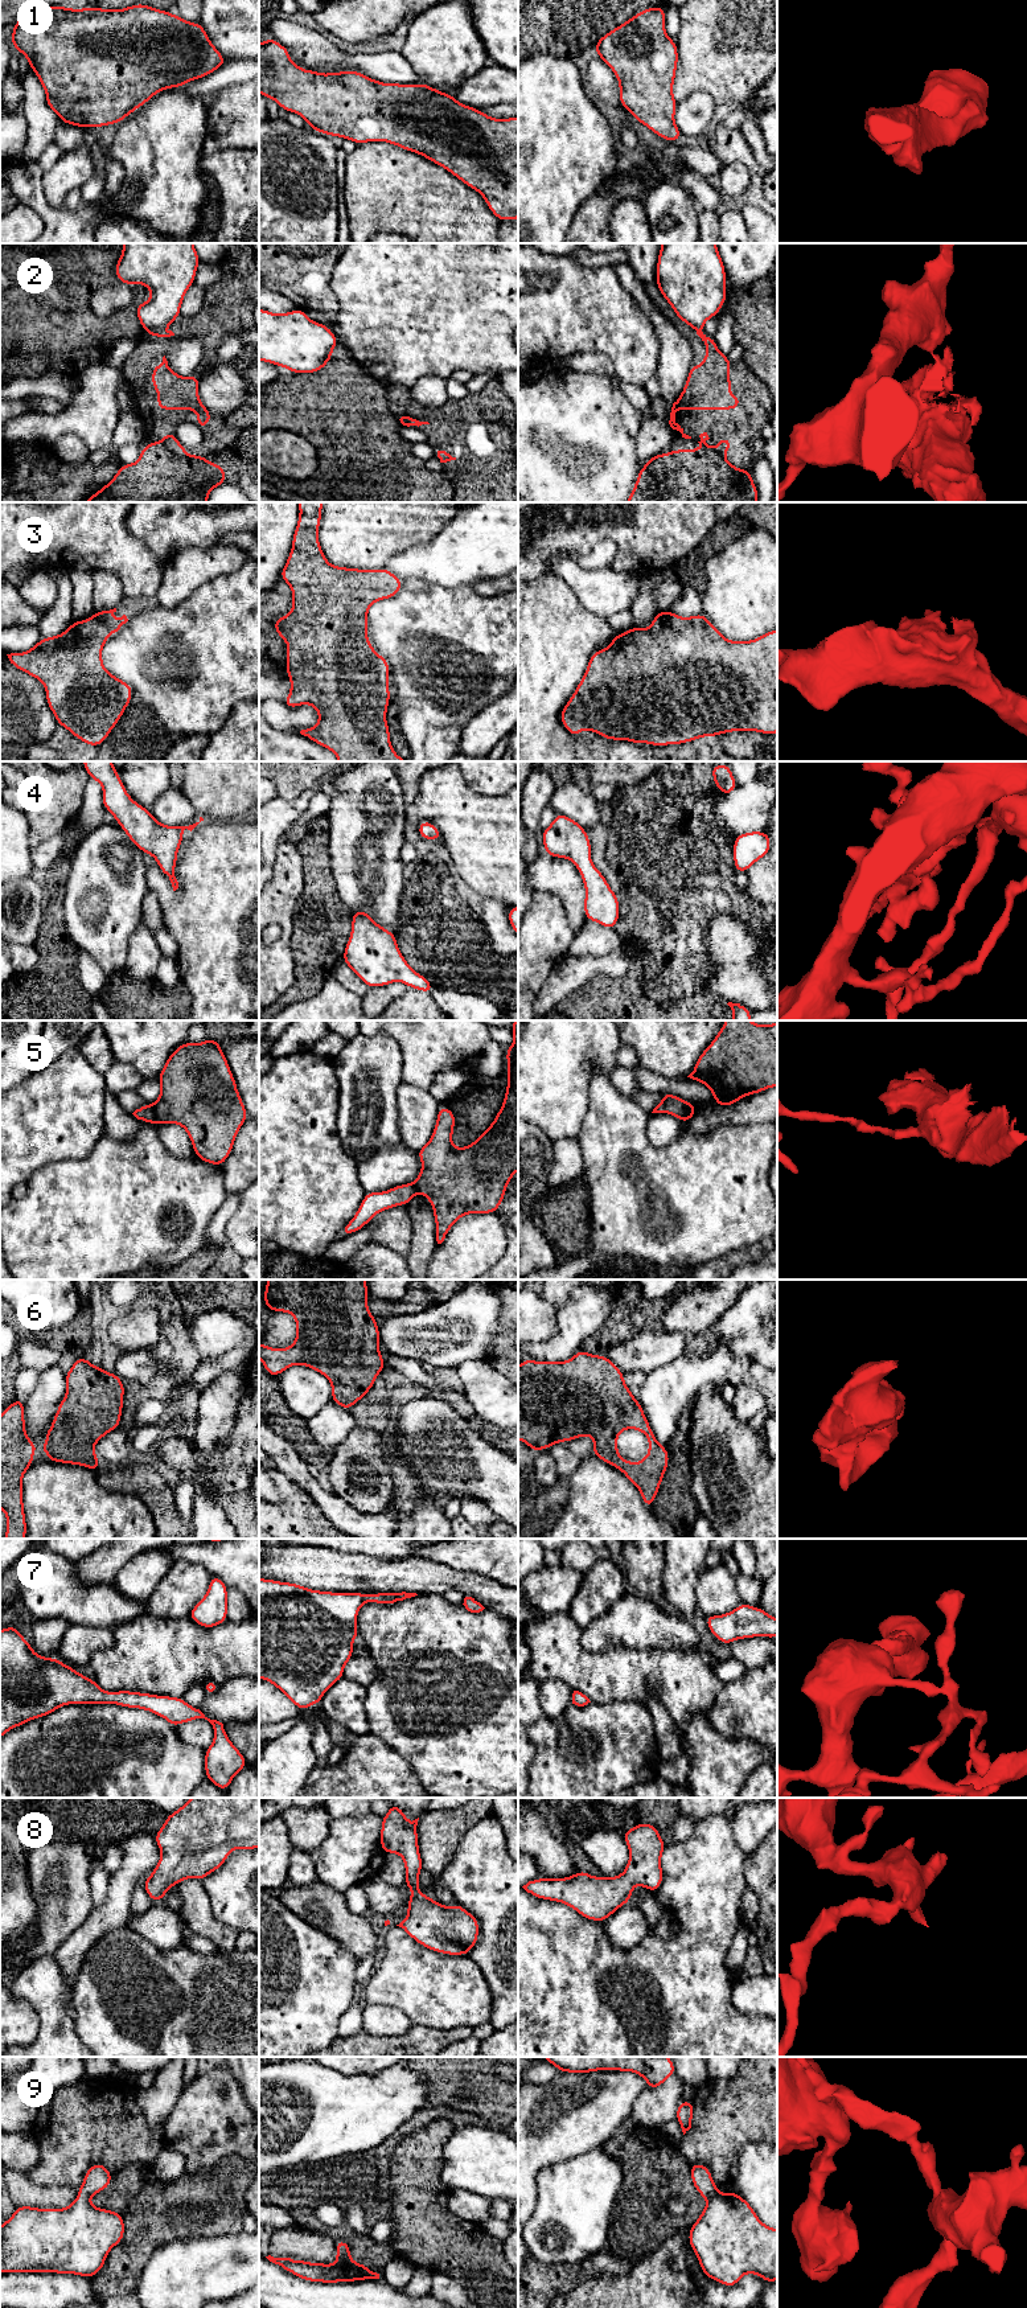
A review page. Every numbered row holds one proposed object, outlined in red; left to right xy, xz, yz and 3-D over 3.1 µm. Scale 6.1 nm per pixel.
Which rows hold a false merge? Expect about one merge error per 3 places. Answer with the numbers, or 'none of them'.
2, 5

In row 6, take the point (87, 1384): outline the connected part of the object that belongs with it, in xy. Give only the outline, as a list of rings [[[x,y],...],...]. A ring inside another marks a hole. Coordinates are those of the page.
[[[87,1358],[74,1360],[70,1371],[65,1373],[65,1381],[66,1395],[53,1417],[53,1426],[44,1433],[48,1441],[41,1445],[41,1450],[48,1454],[49,1462],[79,1465],[98,1471],[102,1465],[95,1455],[94,1446],[120,1426],[124,1383],[116,1373],[93,1366]]]

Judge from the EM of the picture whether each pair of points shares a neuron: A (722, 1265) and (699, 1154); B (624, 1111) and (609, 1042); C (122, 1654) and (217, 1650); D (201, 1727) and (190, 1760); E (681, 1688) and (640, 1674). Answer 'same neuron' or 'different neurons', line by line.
A: different neurons
B: different neurons
C: same neuron
D: different neurons
E: same neuron

